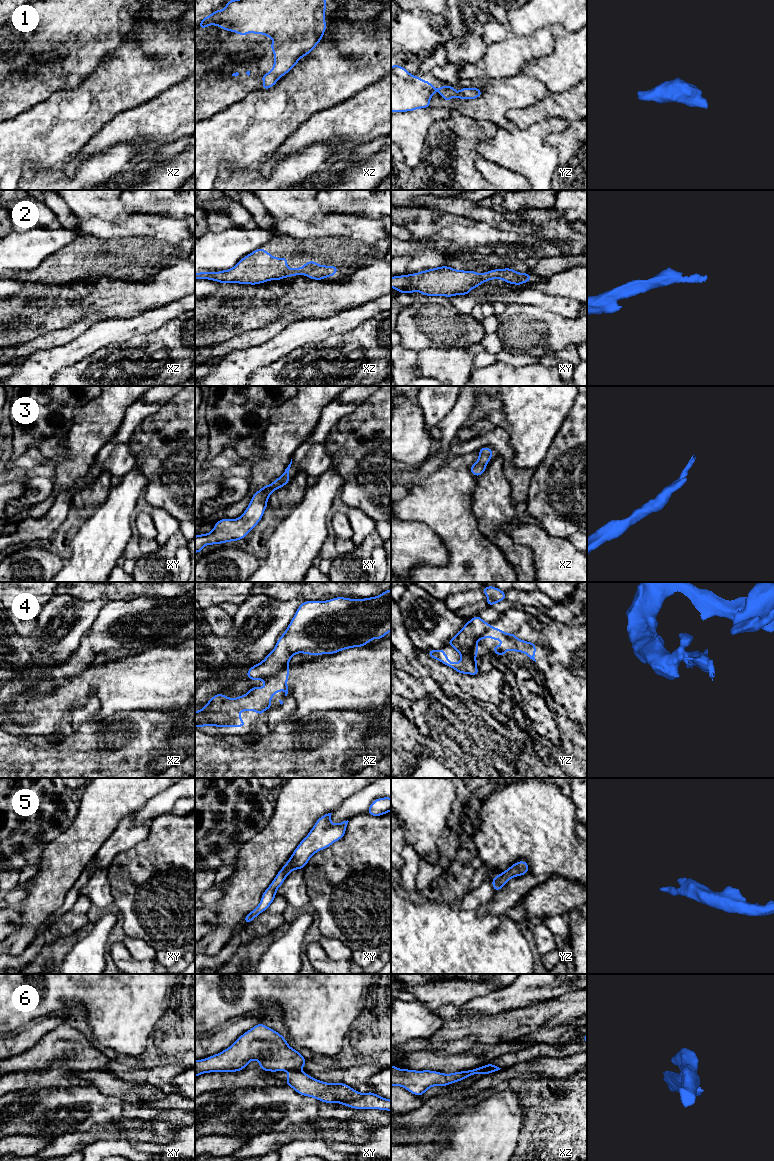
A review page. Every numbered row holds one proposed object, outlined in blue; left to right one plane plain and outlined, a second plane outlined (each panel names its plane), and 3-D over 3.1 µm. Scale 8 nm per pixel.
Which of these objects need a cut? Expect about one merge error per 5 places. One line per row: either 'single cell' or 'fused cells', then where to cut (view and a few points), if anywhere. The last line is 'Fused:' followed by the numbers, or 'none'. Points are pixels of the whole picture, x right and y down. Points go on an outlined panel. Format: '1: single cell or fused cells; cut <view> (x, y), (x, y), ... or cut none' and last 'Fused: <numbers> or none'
1: single cell; cut none
2: single cell; cut none
3: single cell; cut none
4: fused cells; cut xz (287, 665), (263, 679)
5: single cell; cut none
6: fused cells; cut xy (299, 1070), (288, 1071)
Fused: 4, 6

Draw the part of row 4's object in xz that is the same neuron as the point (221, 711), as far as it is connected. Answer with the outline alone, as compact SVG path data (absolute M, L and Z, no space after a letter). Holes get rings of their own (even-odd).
M287 666L275 675L264 679L265 686L251 687L249 692L237 698L229 698L218 693L214 695L200 711L195 711L195 728L204 726L245 727L240 718L241 711L255 711L261 717L265 710L272 708L272 697L283 690L288 694L287 679L290 668Z

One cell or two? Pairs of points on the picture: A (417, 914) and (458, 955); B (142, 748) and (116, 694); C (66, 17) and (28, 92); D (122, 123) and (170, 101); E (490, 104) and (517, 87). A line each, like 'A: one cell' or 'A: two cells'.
A: one cell
B: two cells
C: one cell
D: one cell
E: one cell

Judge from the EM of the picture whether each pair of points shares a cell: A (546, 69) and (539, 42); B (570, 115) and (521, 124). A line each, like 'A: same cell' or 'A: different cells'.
A: different cells
B: same cell

